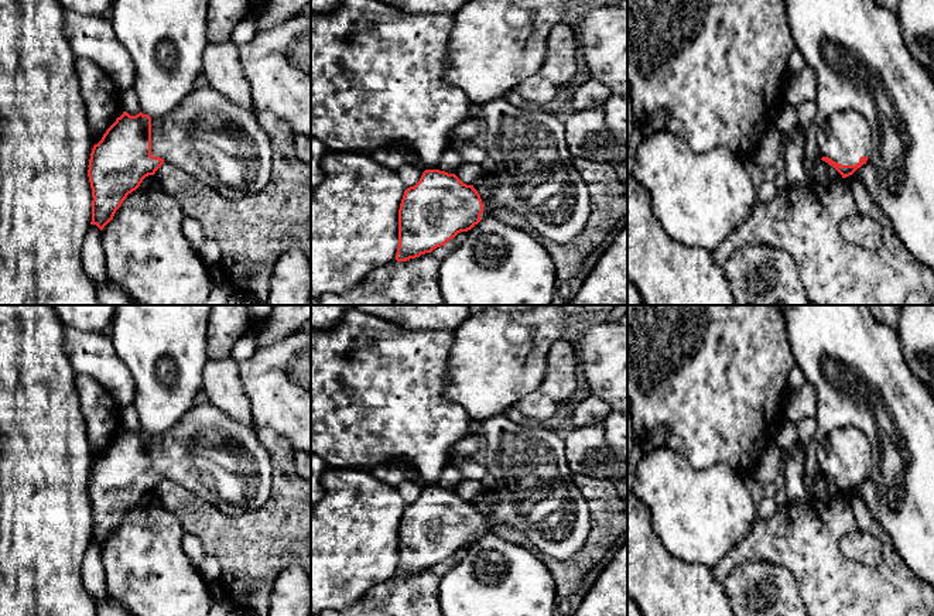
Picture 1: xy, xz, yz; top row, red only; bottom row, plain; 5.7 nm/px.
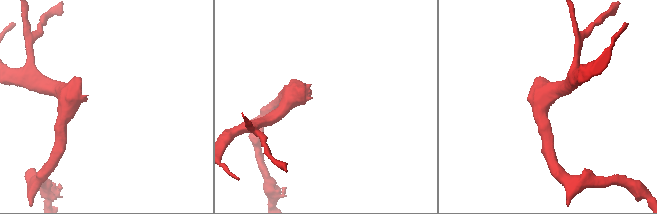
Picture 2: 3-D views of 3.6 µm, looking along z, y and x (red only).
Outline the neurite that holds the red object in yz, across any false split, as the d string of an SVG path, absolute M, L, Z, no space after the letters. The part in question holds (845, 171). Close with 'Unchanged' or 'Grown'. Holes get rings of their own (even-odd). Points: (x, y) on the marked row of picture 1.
M838 110L828 116L818 148L821 160L846 178L866 164L870 155L870 124L856 110Z. Grown

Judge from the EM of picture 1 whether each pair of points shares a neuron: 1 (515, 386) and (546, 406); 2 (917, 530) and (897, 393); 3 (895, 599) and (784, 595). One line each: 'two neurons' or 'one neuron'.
1: two neurons
2: one neuron
3: two neurons

